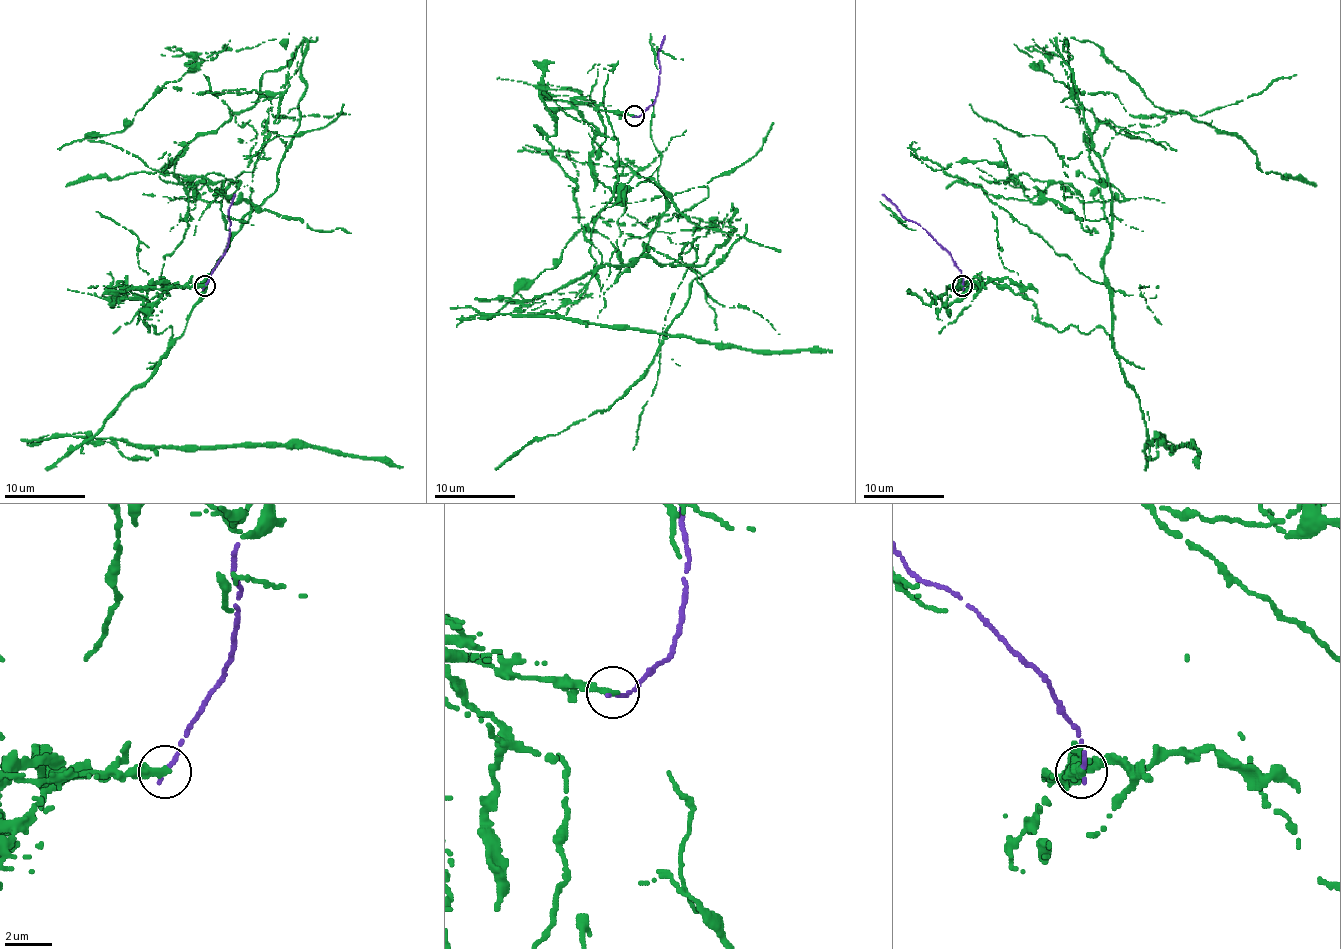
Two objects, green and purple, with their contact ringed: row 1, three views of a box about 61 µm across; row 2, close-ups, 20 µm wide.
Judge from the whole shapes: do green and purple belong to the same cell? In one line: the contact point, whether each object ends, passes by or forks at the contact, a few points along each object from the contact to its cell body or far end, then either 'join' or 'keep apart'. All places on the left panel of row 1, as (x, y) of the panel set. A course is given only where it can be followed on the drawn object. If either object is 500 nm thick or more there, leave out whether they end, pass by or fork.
at (204, 286); green ends there; purple ends there; green runs (204, 286), (119, 282), (182, 335), (316, 36), (234, 115), (269, 158), (161, 170), (169, 294), (110, 286); purple runs (206, 284), (226, 249), (230, 225), (228, 207), (234, 195); keep apart

